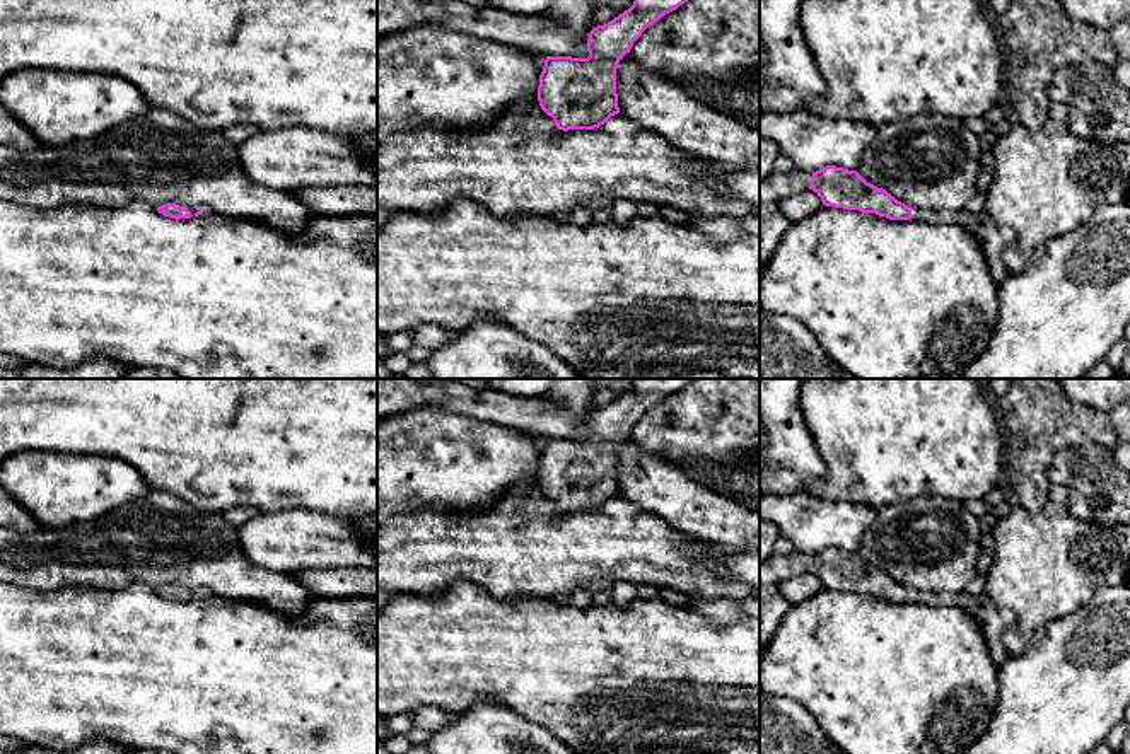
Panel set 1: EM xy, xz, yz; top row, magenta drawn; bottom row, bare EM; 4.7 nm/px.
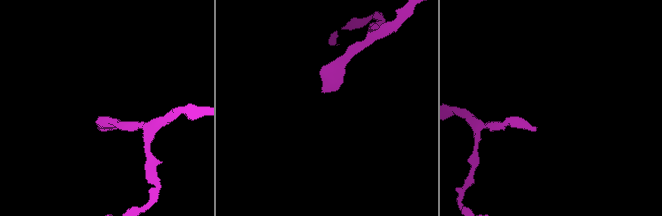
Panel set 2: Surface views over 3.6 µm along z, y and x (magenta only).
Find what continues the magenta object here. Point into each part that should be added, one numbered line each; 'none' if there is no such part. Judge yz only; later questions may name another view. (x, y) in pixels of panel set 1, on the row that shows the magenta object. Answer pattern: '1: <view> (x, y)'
1: yz (994, 237)

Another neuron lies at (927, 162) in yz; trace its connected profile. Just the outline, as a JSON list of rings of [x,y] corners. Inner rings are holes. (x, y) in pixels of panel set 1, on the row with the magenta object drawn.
[[[917,116],[882,125],[857,172],[918,210],[964,210],[978,193],[981,140],[961,119]]]

